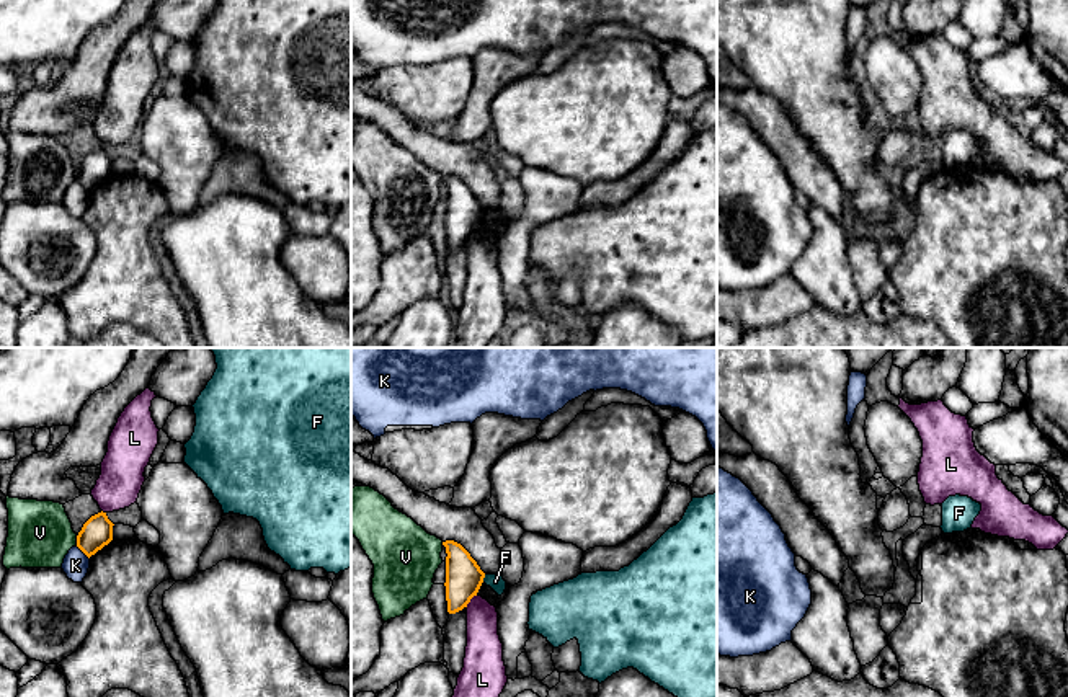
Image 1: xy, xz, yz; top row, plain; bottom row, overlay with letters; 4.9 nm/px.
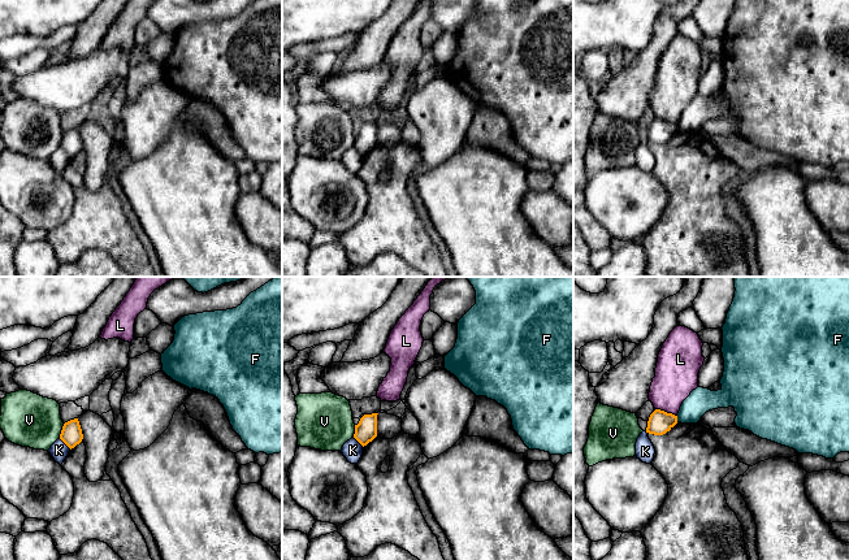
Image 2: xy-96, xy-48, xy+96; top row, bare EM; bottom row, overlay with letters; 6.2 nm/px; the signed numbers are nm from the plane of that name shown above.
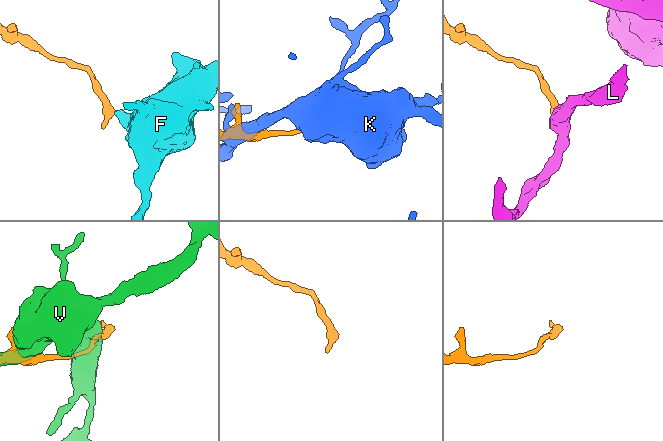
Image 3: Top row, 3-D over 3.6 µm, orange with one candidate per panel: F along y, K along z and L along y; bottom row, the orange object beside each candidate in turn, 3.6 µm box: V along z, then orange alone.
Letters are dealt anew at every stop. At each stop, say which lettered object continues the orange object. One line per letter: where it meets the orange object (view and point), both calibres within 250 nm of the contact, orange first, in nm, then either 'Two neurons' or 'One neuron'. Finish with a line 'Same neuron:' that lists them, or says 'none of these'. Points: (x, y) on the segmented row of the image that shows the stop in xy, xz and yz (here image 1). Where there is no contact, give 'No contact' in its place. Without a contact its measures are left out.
F: Touches orange at xz (484, 577). Thickness 180 nm (orange) against 80 nm. Two neurons
K: Touches orange at xy (82, 550). Thickness 150 nm (orange) against 130 nm. Two neurons
L: Touches orange at xz (469, 601). Thickness 180 nm (orange) against 180 nm. Two neurons
V: Touches orange at xy (77, 541). Thickness 150 nm (orange) against 320 nm. Two neurons
Same neuron: none of these

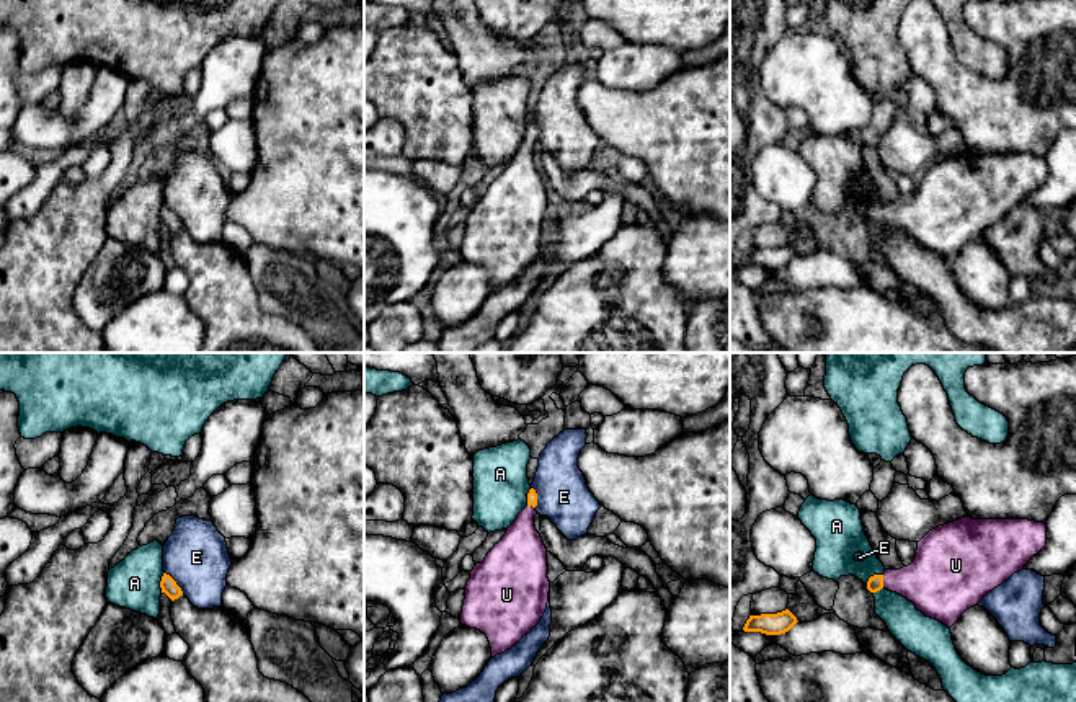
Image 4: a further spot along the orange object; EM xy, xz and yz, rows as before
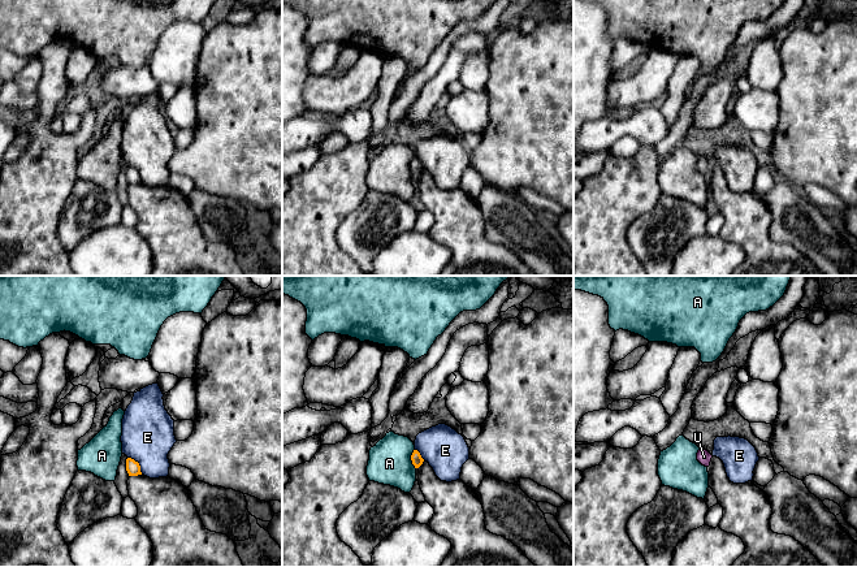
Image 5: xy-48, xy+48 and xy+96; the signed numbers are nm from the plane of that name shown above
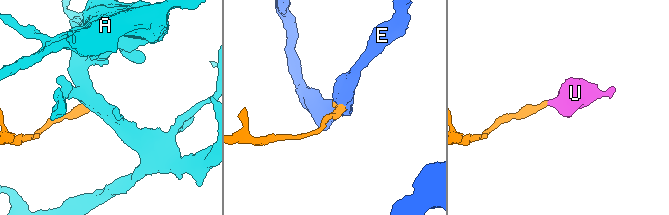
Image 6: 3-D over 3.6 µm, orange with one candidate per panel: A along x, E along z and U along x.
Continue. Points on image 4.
A: Touches orange at yz (874, 575). Thickness 80 nm (orange) against 220 nm. Two neurons
E: Touches orange at xy (175, 583). Thickness 80 nm (orange) against 320 nm. Two neurons
U: Touches orange at yz (882, 582). Thickness 80 nm (orange) against 280 nm. One neuron
Same neuron: U

